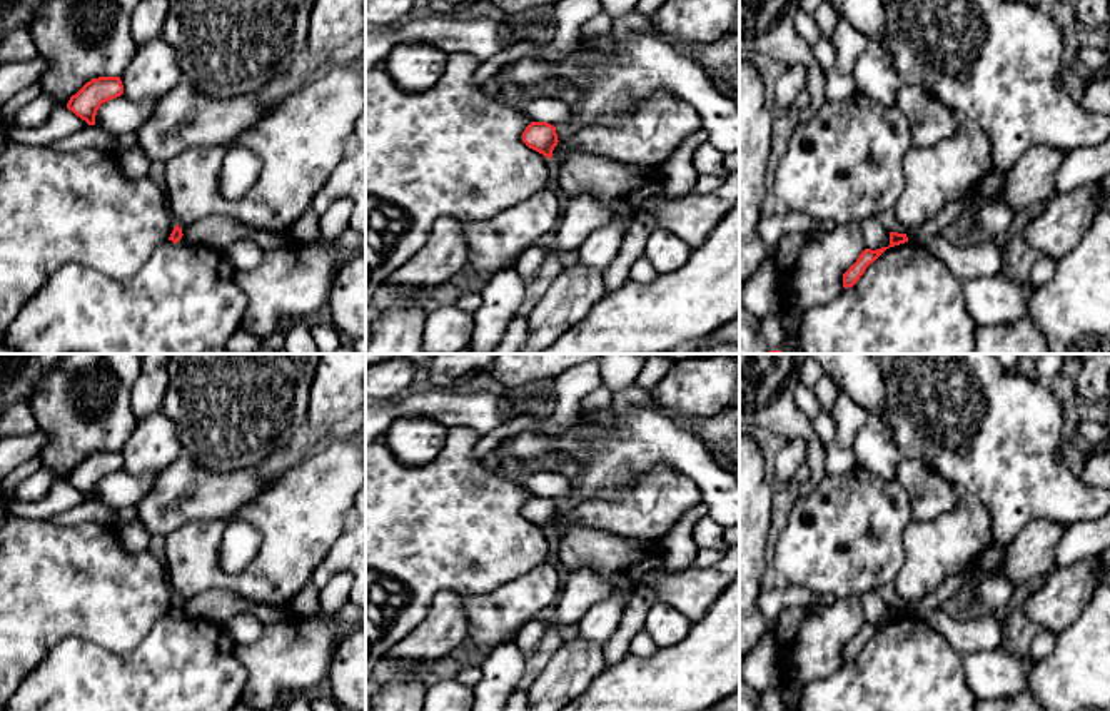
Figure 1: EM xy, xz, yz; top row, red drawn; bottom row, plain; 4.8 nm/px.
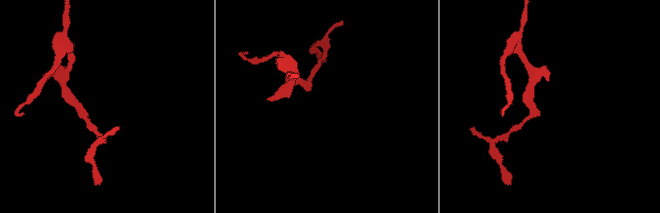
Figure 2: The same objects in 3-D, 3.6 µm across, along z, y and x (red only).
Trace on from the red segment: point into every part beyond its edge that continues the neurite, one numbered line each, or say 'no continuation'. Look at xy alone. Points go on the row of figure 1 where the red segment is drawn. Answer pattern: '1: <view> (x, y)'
no continuation

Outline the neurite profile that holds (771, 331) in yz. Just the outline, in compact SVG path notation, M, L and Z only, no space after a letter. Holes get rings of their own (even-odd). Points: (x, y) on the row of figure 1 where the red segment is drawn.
M769 314L759 319L761 335L769 350L780 350L783 347L783 329L776 314Z

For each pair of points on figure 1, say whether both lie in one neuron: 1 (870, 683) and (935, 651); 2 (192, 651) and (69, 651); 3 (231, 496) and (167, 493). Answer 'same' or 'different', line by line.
1: same
2: same
3: same

